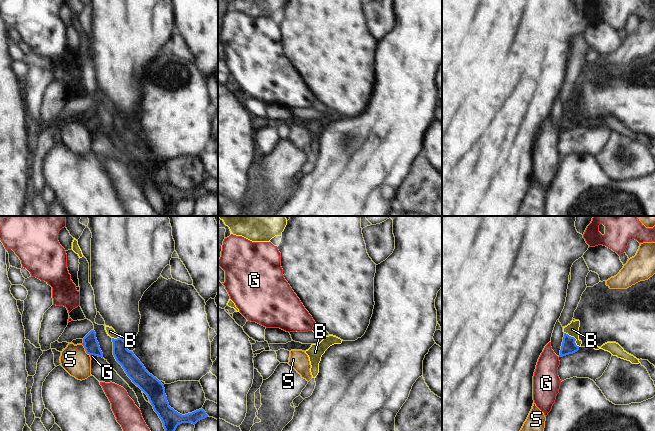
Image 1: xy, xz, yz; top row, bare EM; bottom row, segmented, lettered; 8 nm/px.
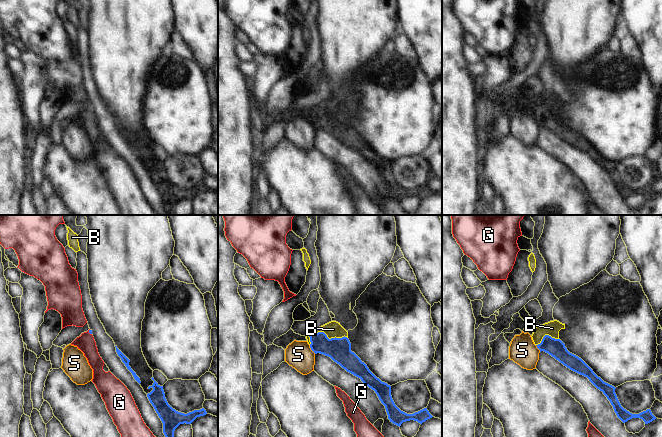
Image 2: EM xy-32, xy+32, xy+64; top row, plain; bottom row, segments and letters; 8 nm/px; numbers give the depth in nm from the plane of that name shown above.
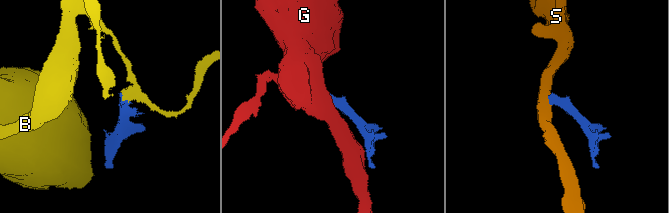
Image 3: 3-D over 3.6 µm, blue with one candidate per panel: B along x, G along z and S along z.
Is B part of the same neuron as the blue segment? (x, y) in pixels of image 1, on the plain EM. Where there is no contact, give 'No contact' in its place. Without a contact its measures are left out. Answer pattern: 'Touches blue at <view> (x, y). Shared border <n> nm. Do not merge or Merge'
Touches blue at yz (574, 114). Shared border 170 nm. Merge

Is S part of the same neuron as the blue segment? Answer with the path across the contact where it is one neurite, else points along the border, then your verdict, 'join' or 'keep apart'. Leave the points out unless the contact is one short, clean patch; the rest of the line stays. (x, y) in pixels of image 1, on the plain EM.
border xy (83, 122), (89, 131); keep apart

